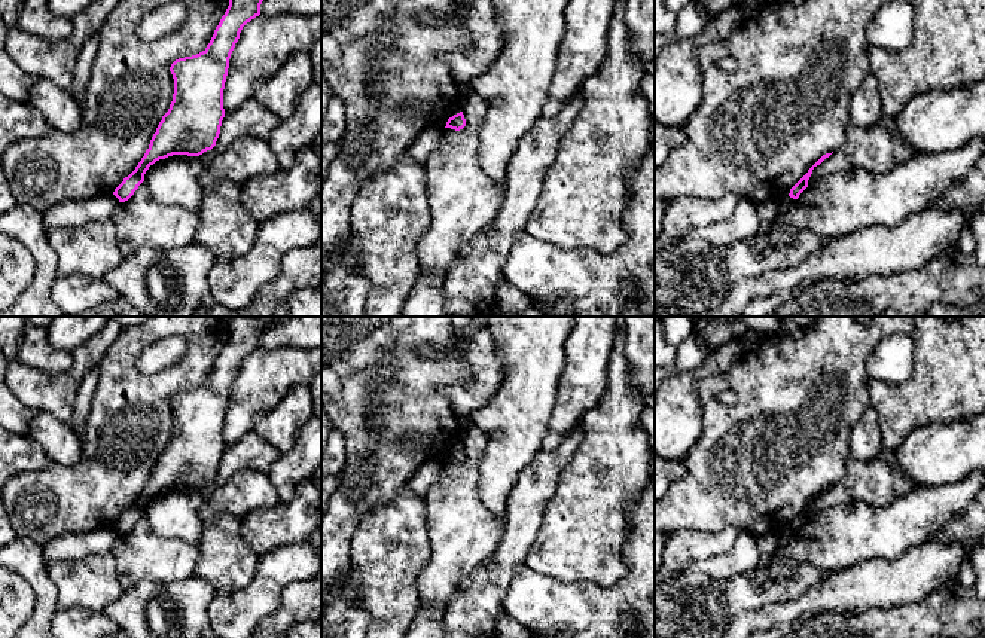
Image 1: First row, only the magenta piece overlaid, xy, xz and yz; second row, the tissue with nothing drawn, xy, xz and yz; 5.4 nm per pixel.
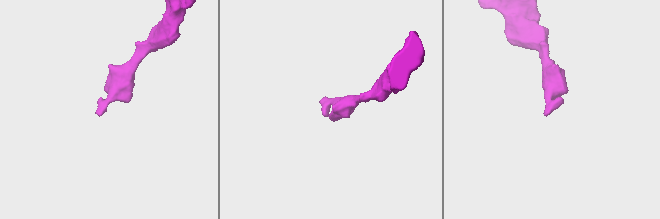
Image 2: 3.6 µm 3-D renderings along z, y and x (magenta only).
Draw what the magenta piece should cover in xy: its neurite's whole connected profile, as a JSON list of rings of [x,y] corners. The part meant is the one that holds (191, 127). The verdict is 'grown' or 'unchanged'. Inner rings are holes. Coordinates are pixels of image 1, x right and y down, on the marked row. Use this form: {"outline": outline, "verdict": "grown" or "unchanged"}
{"outline": [[[229,0],[229,6],[222,16],[207,48],[192,57],[176,59],[170,71],[174,79],[174,94],[168,112],[162,116],[149,149],[135,167],[115,189],[113,195],[119,202],[128,201],[144,181],[144,174],[150,165],[173,155],[199,156],[216,146],[225,117],[223,89],[229,68],[229,58],[240,39],[243,27],[260,15],[263,0]]], "verdict": "unchanged"}

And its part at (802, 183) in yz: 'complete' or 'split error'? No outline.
complete

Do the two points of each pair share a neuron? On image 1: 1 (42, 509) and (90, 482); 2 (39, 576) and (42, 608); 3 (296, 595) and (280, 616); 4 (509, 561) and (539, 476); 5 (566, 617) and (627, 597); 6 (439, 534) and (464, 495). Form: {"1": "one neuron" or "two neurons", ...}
{"1": "one neuron", "2": "one neuron", "3": "one neuron", "4": "one neuron", "5": "one neuron", "6": "one neuron"}

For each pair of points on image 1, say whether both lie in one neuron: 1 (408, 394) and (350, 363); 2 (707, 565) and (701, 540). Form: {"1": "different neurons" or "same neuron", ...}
{"1": "same neuron", "2": "different neurons"}

